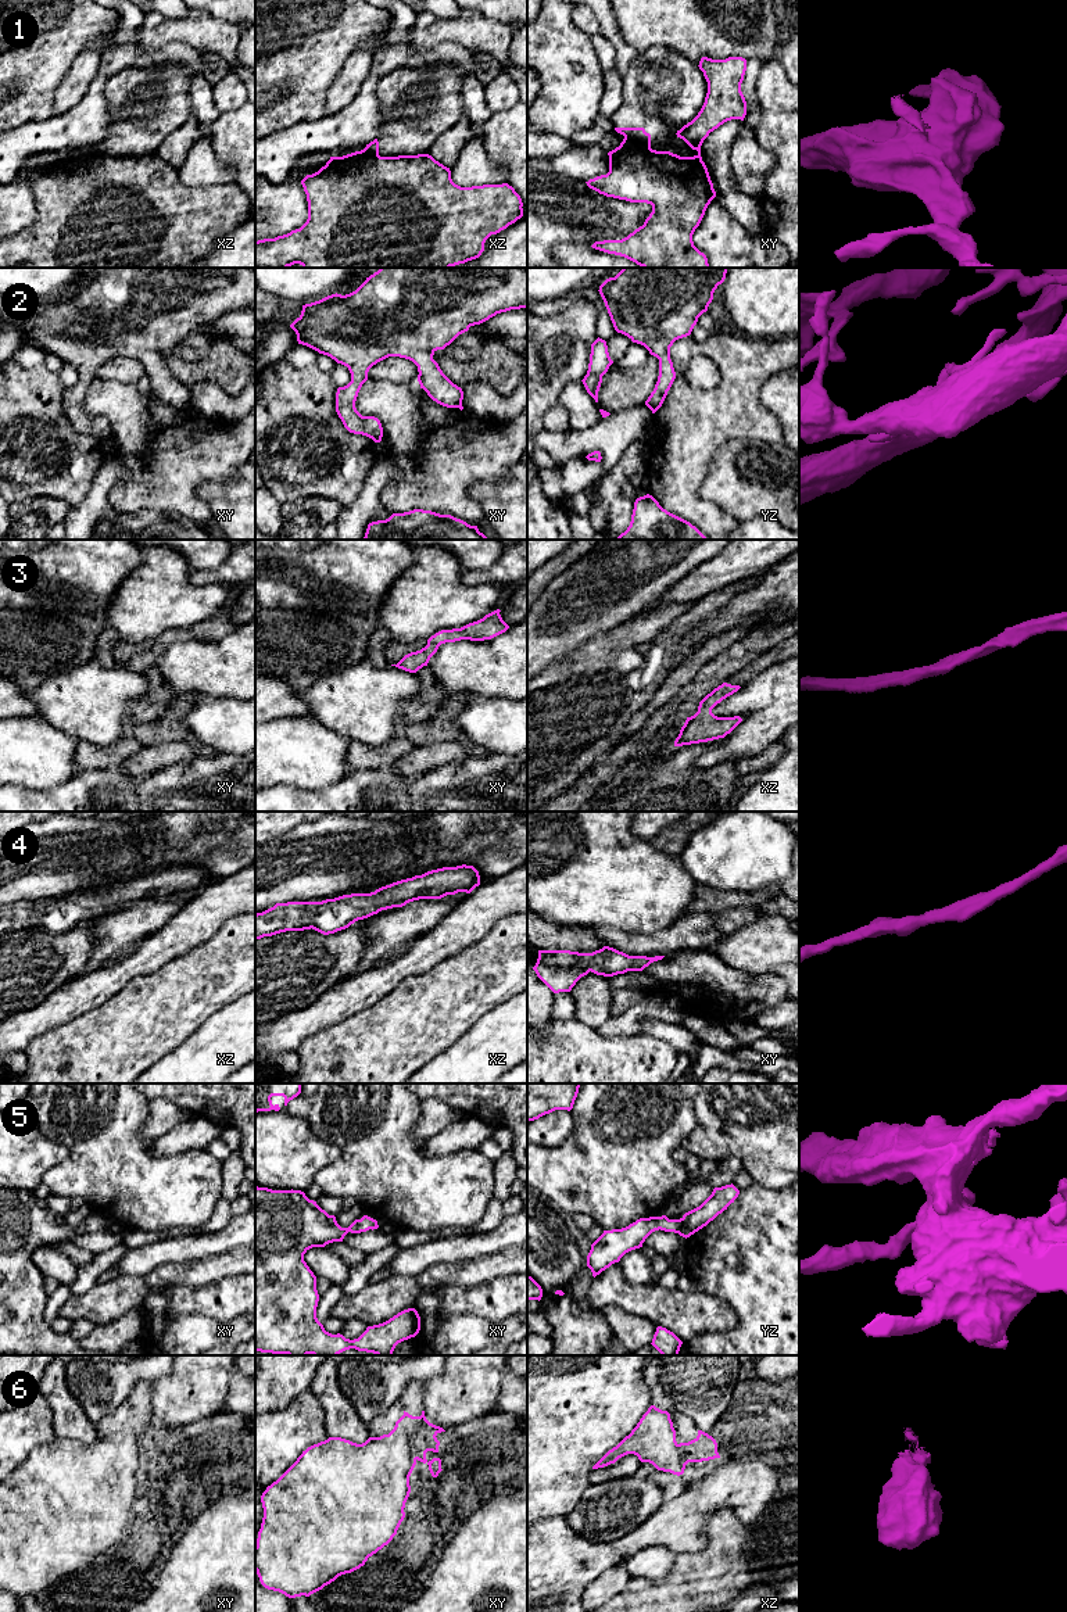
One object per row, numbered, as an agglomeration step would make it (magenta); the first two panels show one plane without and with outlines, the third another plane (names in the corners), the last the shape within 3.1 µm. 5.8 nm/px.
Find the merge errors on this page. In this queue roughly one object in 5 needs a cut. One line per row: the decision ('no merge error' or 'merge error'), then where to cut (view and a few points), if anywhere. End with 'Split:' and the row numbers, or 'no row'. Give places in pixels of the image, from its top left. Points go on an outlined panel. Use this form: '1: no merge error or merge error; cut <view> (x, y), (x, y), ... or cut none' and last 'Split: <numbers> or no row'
1: merge error; cut xy (625, 136), (650, 147)
2: no merge error; cut none
3: no merge error; cut none
4: no merge error; cut none
5: no merge error; cut none
6: no merge error; cut none
Split: 1

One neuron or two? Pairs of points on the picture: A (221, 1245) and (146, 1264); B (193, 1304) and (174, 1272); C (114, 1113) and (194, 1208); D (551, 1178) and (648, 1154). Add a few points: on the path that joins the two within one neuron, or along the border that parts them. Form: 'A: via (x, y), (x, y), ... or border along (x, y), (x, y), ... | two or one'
A: via (203, 1245), (164, 1252) | one
B: border along (214, 1281), (197, 1288), (171, 1285), (165, 1289) | two
C: via (122, 1136), (171, 1185) | one
D: via (575, 1175), (586, 1175), (615, 1167), (625, 1157) | one

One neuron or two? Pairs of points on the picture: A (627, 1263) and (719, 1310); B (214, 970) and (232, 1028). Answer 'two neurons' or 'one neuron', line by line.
A: two neurons
B: two neurons

